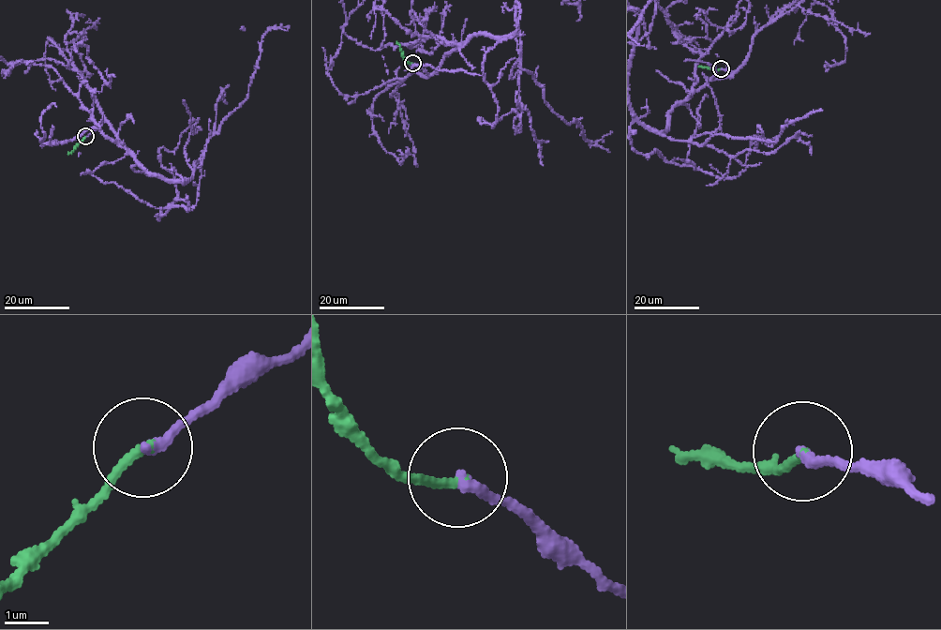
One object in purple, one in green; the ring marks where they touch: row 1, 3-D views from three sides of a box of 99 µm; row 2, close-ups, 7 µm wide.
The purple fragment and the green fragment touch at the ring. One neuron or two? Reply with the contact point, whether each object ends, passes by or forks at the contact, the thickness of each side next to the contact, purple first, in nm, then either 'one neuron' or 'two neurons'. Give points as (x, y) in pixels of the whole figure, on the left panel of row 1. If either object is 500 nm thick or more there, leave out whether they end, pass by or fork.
(85, 136) | purple ends | green ends | 260/200 nm | one neuron

